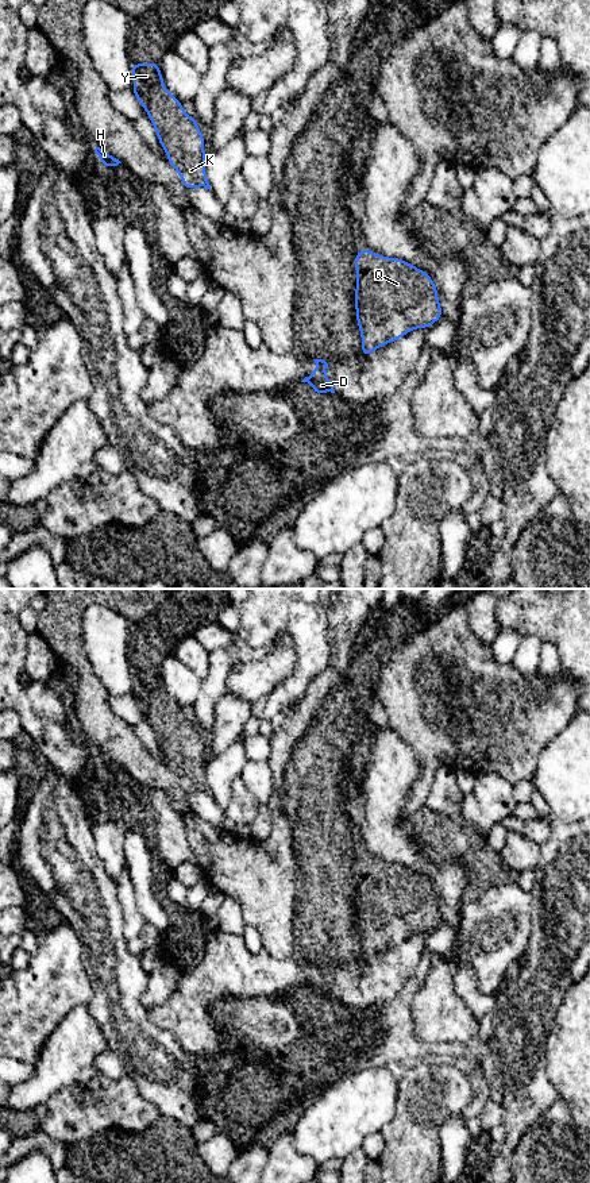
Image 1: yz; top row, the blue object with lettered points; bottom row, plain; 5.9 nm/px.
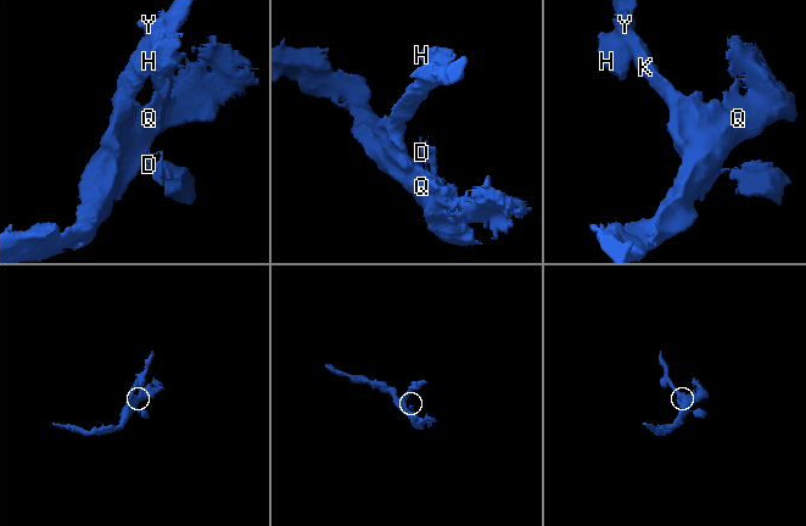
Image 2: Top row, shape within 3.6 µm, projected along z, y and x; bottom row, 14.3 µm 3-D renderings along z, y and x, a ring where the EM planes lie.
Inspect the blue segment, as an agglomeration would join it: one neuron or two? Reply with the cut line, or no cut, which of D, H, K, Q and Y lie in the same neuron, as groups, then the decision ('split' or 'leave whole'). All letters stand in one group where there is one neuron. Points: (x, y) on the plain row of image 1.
yz (362, 956), (365, 960) | D / H K Q Y | split

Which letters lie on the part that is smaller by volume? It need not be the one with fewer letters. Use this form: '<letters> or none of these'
D

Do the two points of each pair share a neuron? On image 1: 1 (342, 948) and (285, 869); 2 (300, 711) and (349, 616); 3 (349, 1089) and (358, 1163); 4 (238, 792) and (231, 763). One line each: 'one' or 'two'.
1: two
2: one
3: two
4: two

